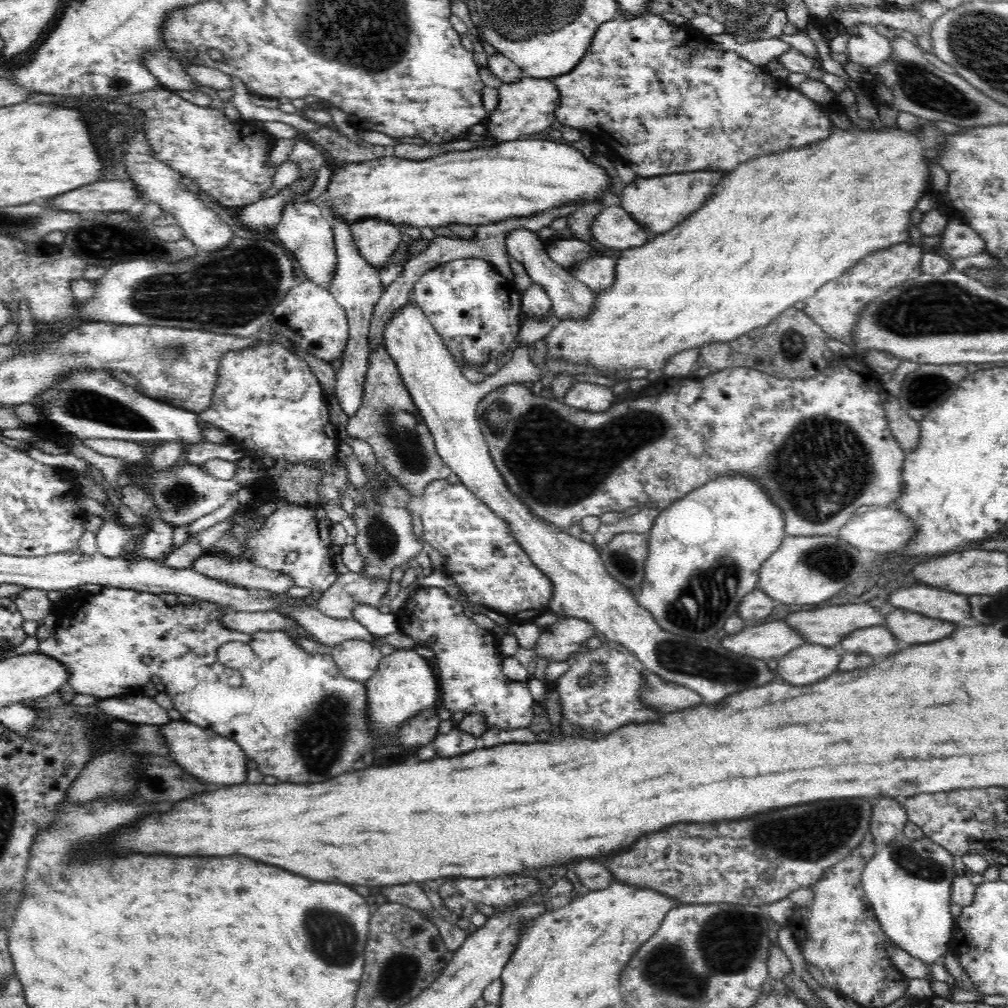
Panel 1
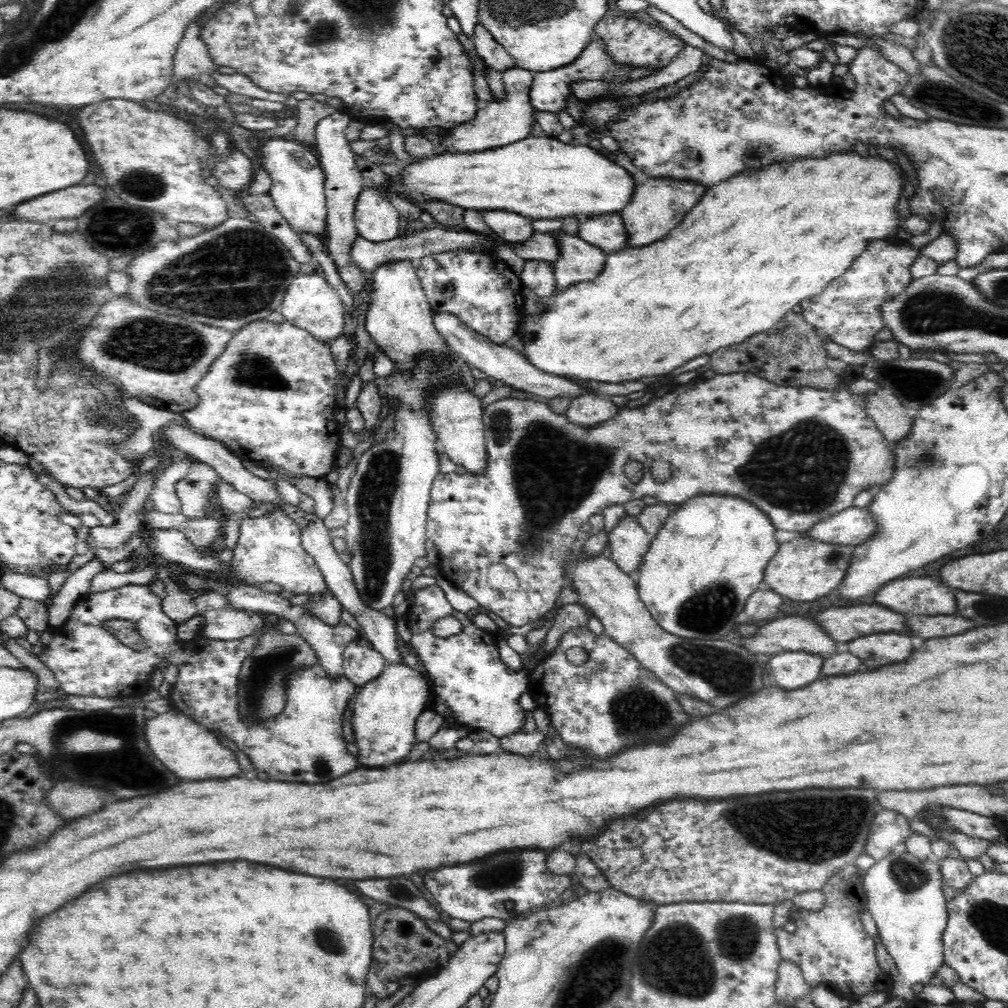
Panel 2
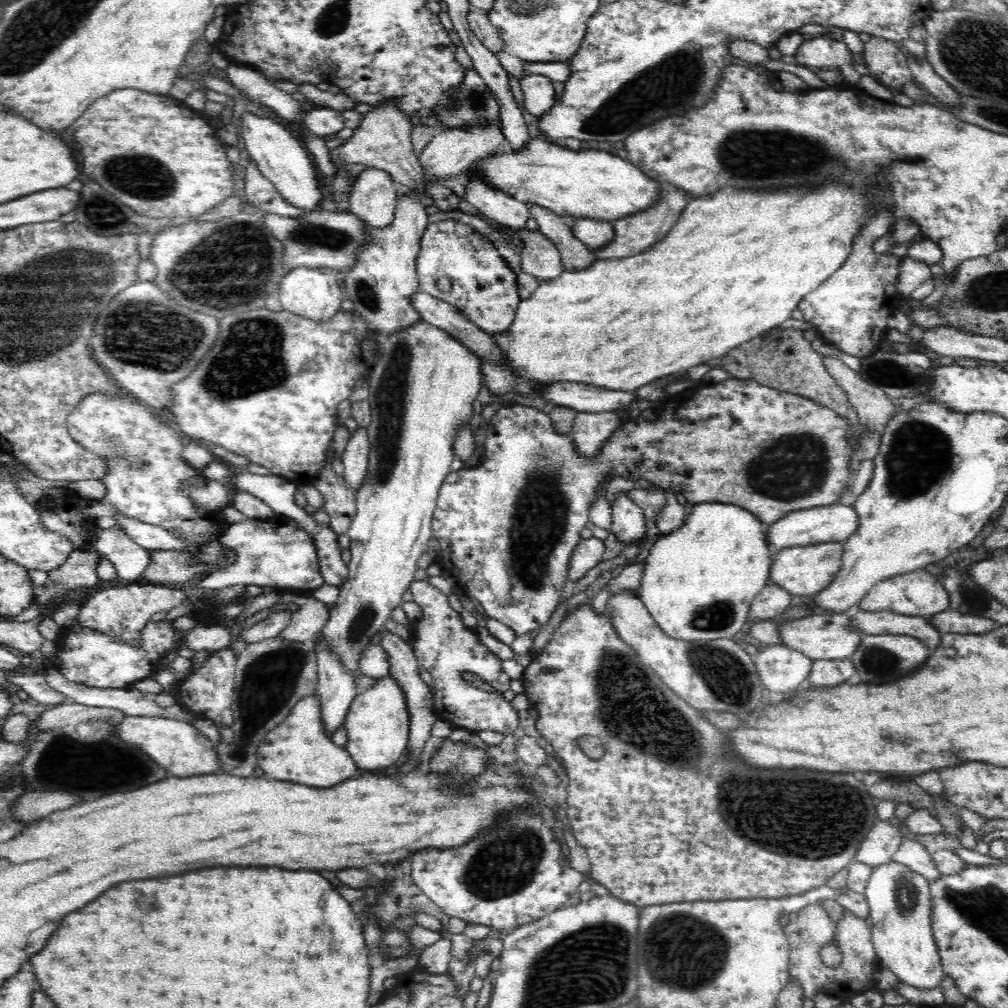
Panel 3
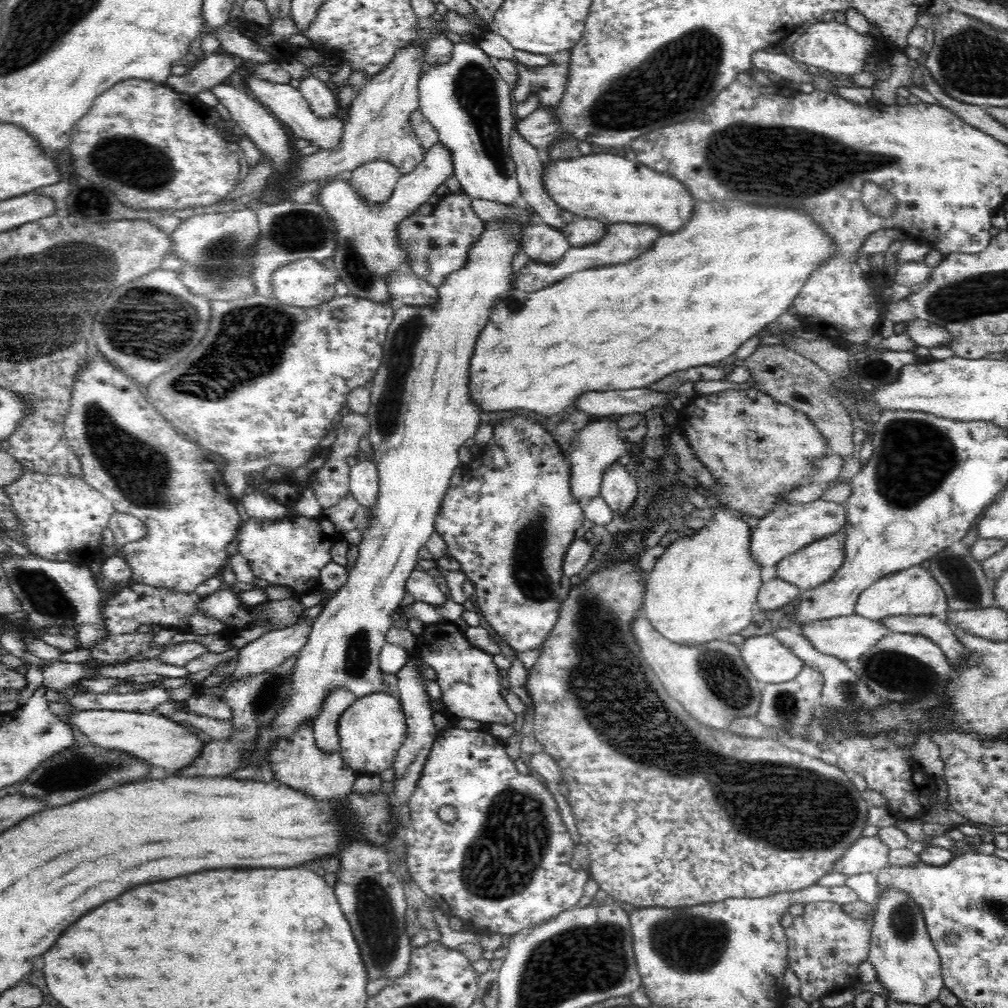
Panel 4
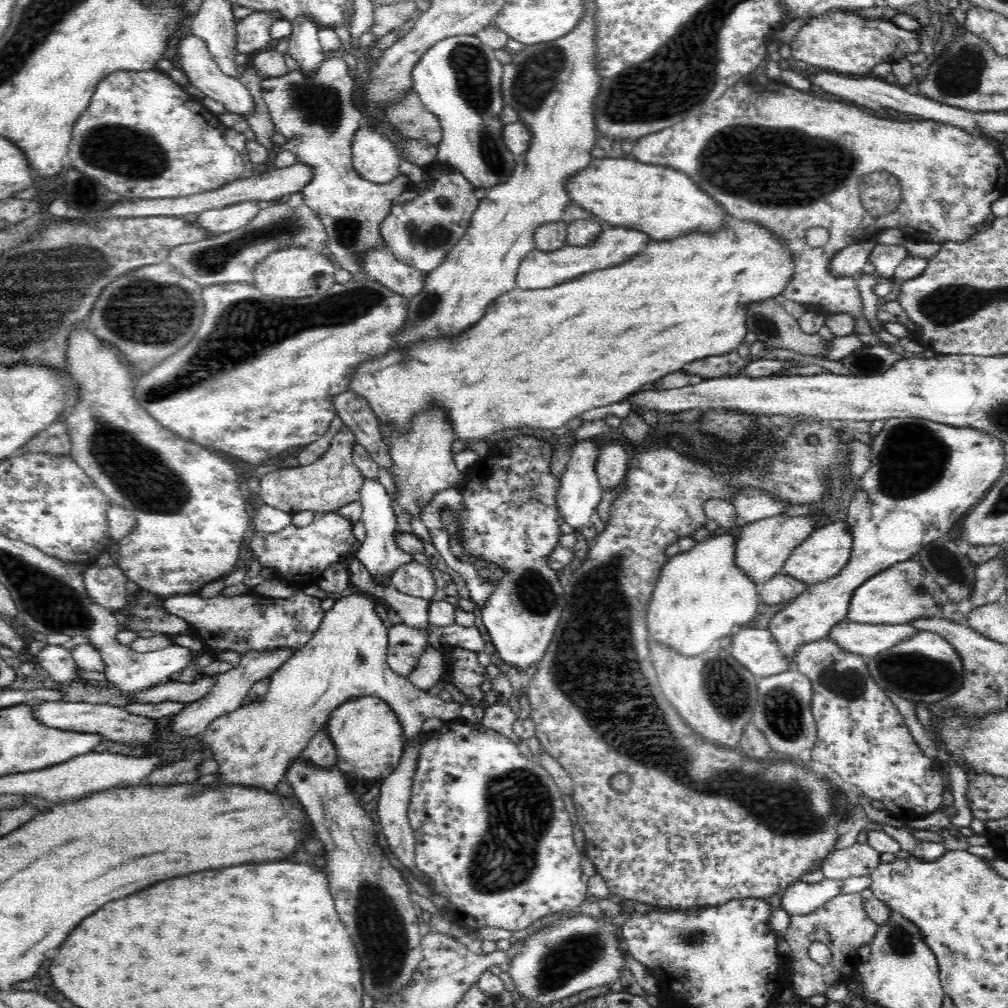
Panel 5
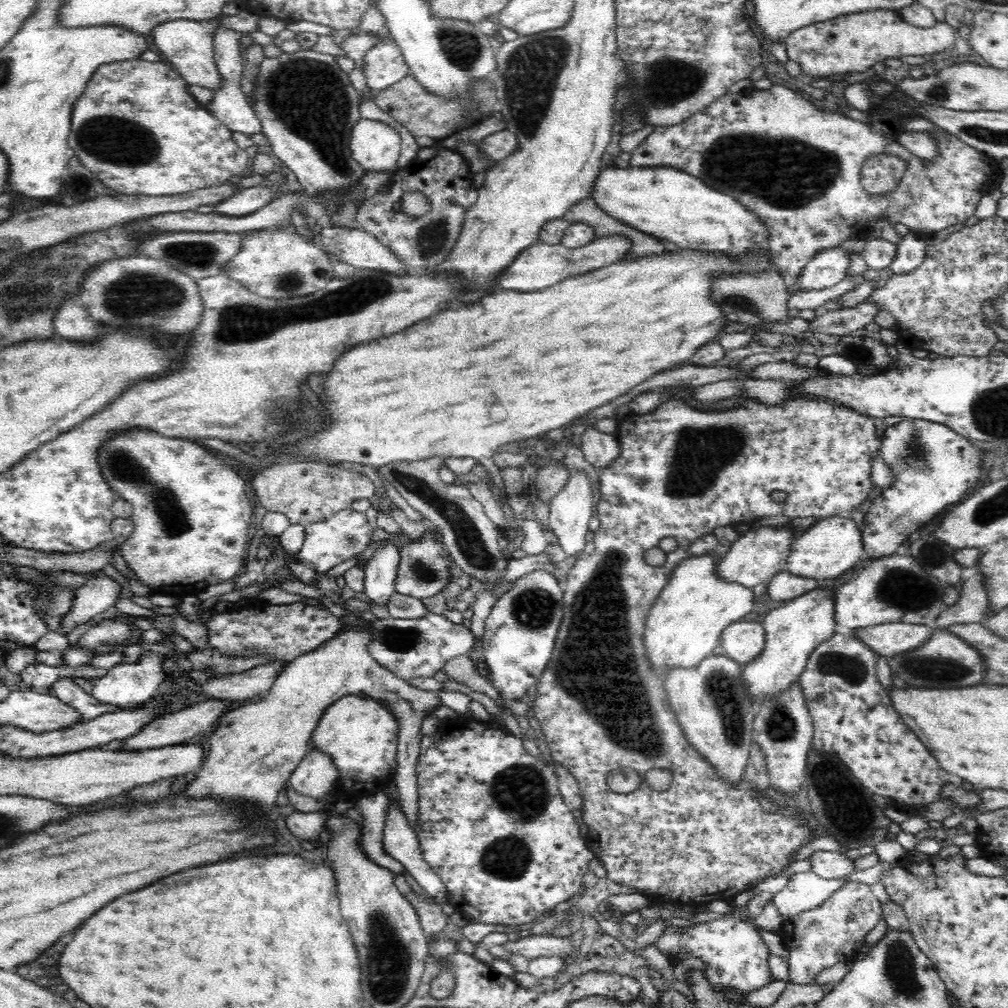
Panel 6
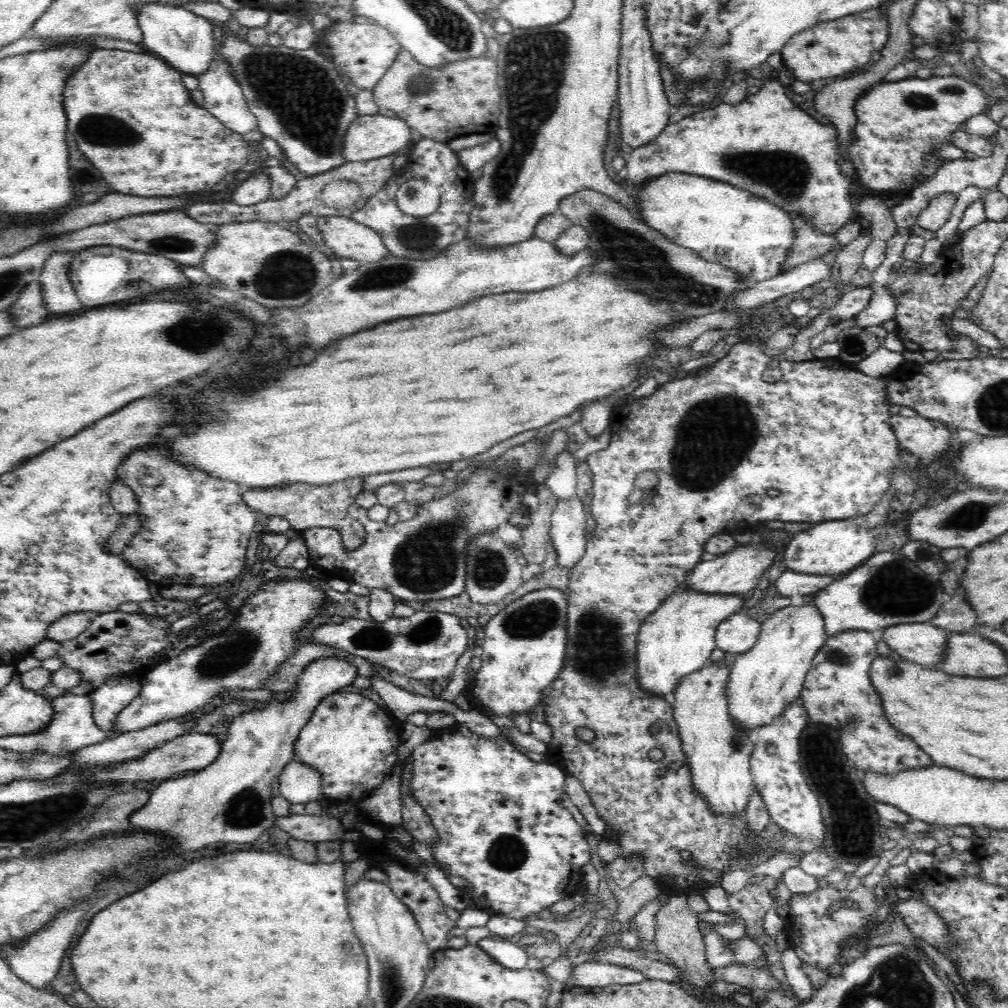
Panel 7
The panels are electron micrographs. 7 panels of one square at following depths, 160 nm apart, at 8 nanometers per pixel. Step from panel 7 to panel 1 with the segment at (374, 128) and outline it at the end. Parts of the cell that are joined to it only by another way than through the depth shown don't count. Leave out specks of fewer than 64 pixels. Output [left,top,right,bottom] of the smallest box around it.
[351,220,402,268]

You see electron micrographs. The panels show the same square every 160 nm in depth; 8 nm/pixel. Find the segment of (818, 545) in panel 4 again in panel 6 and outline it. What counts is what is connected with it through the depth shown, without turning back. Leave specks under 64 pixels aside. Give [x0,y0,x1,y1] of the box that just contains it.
[785,515,864,581]

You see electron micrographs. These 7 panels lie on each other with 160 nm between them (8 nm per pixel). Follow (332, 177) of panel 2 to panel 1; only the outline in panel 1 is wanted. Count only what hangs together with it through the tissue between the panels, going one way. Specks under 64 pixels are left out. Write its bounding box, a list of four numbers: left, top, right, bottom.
[327,217,384,416]

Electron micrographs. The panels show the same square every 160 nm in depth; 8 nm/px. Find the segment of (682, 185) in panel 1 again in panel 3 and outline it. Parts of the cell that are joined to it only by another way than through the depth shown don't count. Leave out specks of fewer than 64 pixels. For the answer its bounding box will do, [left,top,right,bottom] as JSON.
[593,184,688,260]

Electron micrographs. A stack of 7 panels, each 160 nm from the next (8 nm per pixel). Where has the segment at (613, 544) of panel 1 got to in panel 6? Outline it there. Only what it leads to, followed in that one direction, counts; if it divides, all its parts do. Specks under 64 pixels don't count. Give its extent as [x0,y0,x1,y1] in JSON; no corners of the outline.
[581,426,619,470]

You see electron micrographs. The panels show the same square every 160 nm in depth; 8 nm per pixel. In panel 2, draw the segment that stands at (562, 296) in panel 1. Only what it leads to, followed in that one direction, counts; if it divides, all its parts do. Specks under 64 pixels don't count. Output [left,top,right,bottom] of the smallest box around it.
[483,209,536,243]

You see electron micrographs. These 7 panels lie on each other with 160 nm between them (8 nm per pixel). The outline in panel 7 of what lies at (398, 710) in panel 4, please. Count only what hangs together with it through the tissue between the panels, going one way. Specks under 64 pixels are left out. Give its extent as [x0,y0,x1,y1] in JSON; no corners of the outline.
[294,691,402,802]

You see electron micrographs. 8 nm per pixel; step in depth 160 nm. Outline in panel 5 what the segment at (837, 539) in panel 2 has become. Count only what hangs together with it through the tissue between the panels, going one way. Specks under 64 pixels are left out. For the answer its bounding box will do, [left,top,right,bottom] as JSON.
[735,512,829,585]

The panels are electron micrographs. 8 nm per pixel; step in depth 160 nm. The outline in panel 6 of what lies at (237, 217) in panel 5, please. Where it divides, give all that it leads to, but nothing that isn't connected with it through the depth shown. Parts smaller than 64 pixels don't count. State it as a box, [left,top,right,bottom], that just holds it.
[215,185,273,216]

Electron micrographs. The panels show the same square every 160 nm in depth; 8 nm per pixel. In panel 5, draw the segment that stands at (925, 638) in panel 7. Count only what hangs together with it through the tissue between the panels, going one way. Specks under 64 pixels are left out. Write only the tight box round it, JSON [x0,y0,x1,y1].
[828,621,918,657]

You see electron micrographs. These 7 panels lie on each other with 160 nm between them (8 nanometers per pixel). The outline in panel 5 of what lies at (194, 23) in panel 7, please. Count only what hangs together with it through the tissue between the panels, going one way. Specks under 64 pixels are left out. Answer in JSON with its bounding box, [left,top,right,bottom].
[174,33,255,118]

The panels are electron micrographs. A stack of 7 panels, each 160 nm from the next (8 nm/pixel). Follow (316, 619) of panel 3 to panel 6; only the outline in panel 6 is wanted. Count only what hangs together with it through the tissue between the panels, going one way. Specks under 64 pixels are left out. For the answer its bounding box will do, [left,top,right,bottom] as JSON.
[122,699,232,751]

